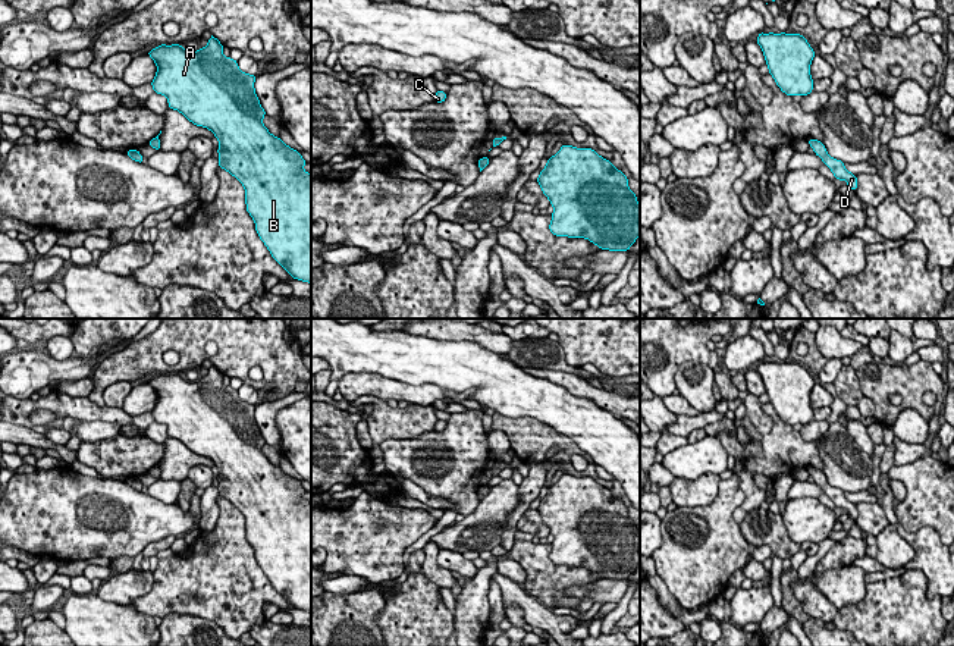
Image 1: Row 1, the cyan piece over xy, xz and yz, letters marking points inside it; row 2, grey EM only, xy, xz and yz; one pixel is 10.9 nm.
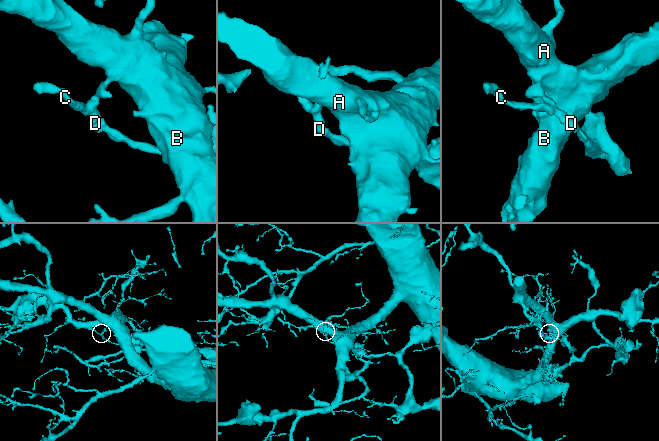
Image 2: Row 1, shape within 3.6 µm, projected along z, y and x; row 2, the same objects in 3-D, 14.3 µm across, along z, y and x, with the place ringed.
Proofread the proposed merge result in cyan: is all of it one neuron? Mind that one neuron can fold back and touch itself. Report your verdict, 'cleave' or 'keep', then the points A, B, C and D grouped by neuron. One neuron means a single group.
cleave | A B / C D

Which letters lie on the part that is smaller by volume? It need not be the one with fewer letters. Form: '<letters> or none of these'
C, D

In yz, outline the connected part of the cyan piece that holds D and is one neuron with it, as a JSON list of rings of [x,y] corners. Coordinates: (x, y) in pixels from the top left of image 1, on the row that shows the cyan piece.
[[[813,141],[813,148],[816,150],[816,153],[819,154],[819,157],[822,159],[822,162],[831,169],[831,172],[835,175],[835,179],[841,181],[844,179],[848,185],[848,188],[851,188],[853,191],[857,189],[859,184],[857,184],[857,178],[856,175],[850,173],[845,167],[844,163],[841,160],[832,159],[828,153],[826,148],[820,148],[819,142]]]

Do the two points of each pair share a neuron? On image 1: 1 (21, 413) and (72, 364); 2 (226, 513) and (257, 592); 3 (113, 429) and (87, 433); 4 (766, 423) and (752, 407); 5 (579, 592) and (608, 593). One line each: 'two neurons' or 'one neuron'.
1: two neurons
2: one neuron
3: one neuron
4: one neuron
5: one neuron

